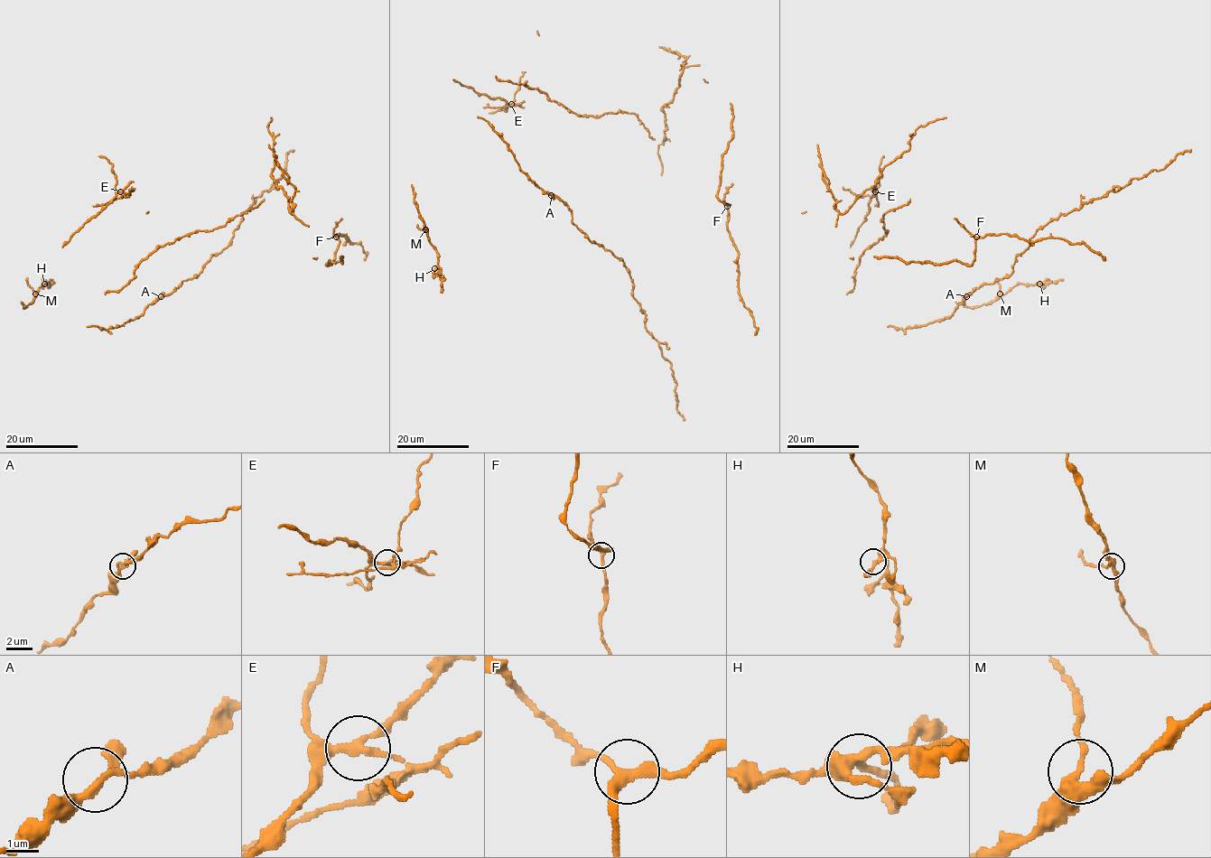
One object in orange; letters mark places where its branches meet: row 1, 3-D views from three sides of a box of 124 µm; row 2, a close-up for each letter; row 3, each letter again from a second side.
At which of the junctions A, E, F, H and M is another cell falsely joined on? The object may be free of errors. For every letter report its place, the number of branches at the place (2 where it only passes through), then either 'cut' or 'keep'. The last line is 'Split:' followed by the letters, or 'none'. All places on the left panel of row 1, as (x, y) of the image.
A: at (161, 296); 3 branches meet; keep
E: at (120, 191); 3 branches meet; cut
F: at (336, 237); 3 branches meet; keep
H: at (44, 284); 3 branches meet; keep
M: at (35, 293); 3 branches meet; keep
Split: E

